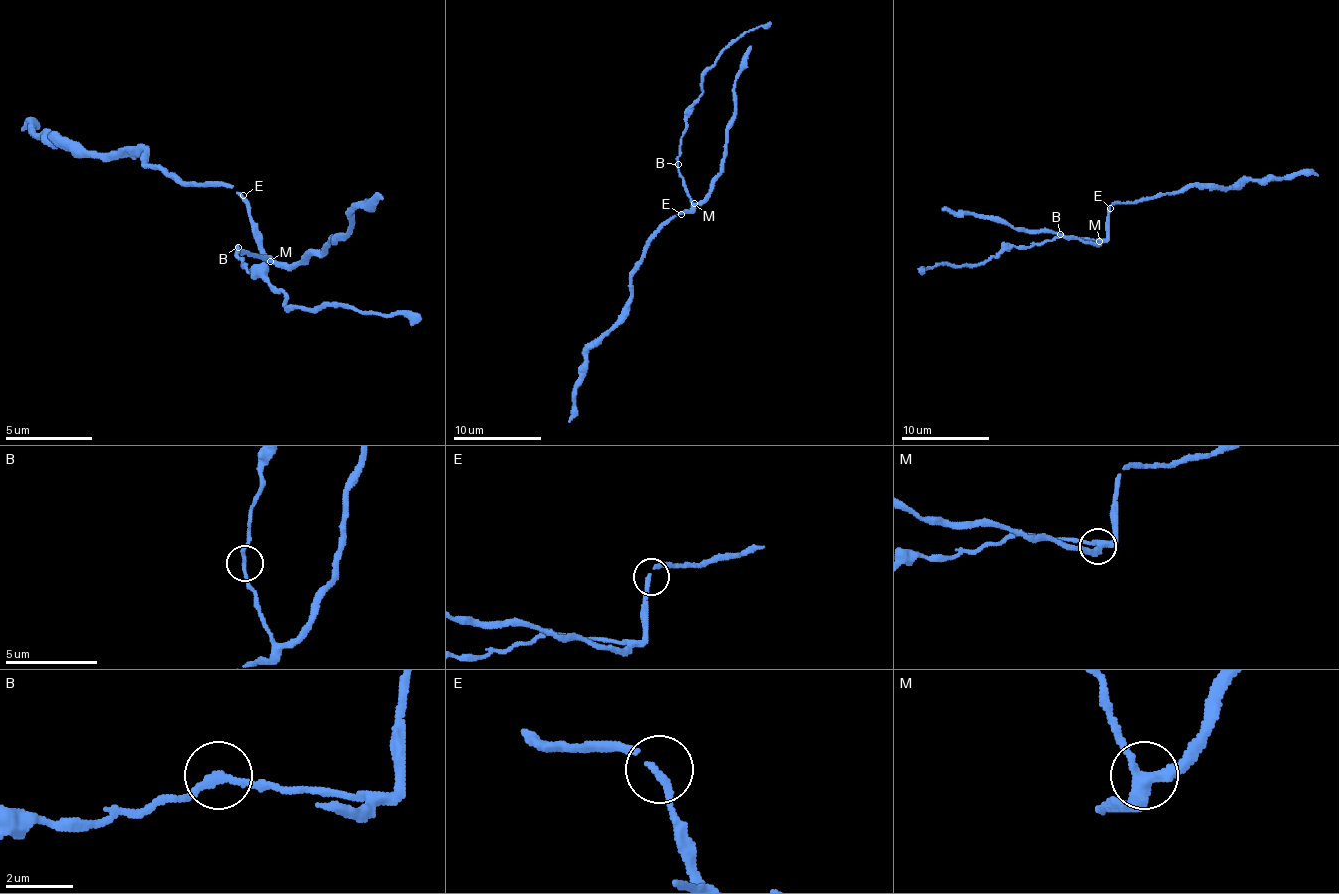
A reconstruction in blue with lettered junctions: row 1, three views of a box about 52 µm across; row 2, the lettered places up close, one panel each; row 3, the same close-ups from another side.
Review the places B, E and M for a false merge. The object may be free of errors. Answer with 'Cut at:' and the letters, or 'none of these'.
Cut at: none of these

